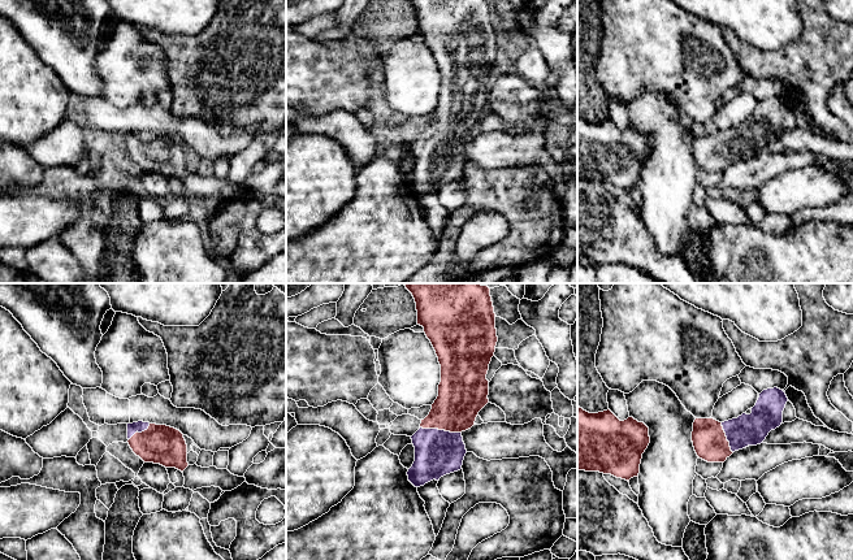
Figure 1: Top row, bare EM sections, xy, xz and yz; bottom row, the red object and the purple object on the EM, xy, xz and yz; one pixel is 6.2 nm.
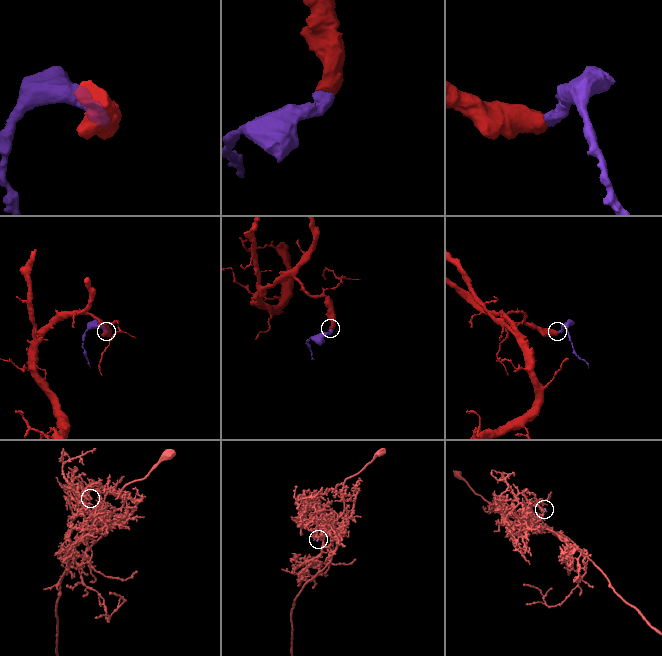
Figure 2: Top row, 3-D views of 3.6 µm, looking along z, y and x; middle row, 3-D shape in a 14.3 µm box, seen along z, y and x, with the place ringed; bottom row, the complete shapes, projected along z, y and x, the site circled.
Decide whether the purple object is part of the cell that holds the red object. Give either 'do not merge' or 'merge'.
merge

